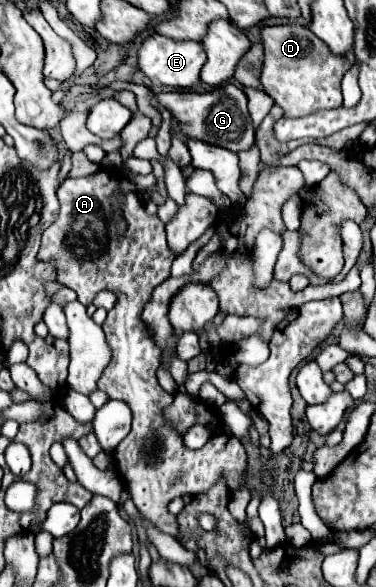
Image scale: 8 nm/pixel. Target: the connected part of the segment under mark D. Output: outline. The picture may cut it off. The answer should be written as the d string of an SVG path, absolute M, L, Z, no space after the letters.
M300 24L262 26L260 38L264 46L260 84L276 106L284 110L284 116L300 118L316 110L342 106L340 80L352 68L352 62L346 56L336 58L336 54L332 54L332 50L328 50L320 38Z

